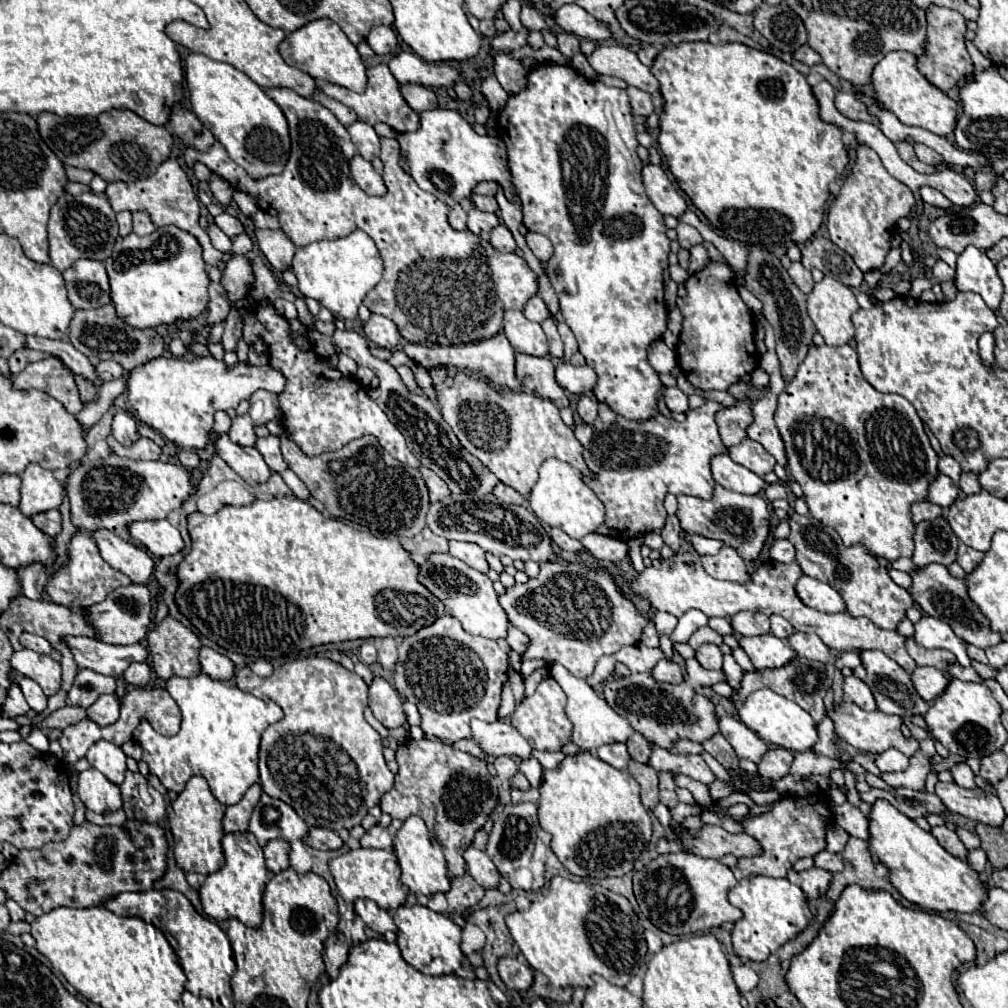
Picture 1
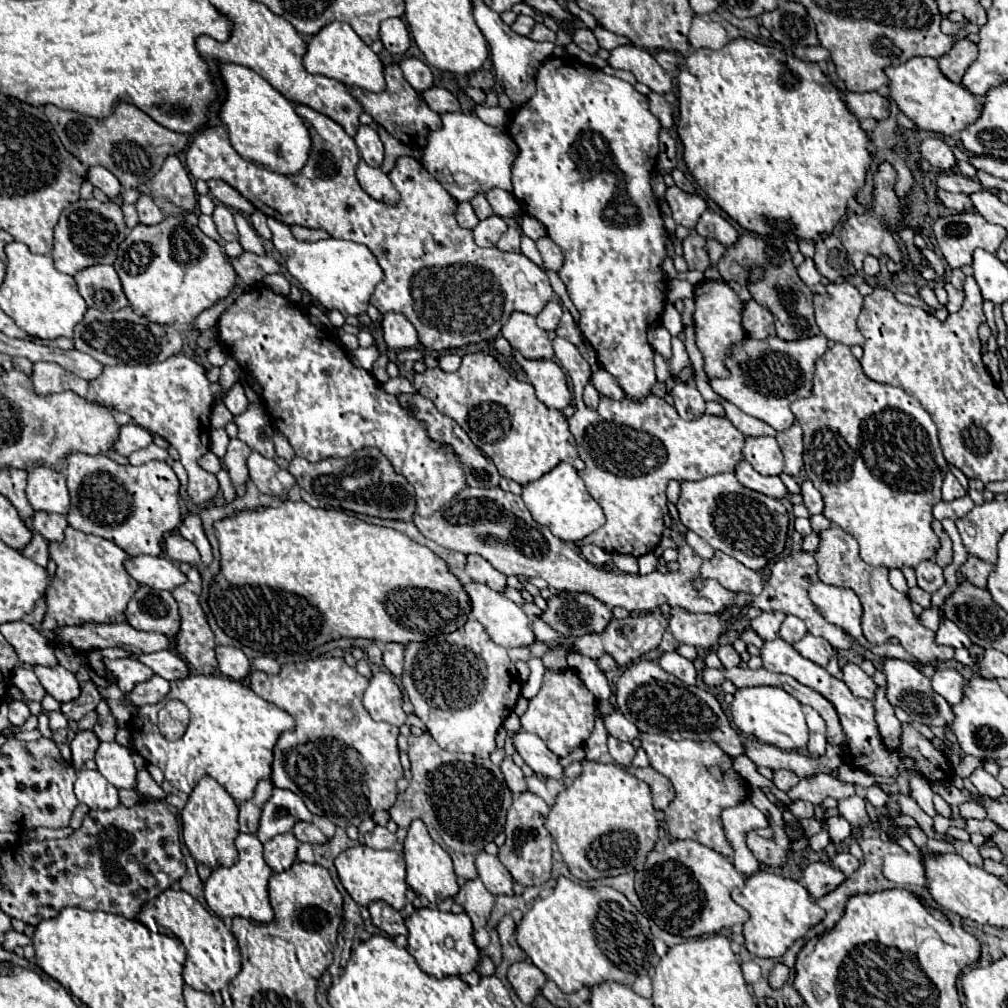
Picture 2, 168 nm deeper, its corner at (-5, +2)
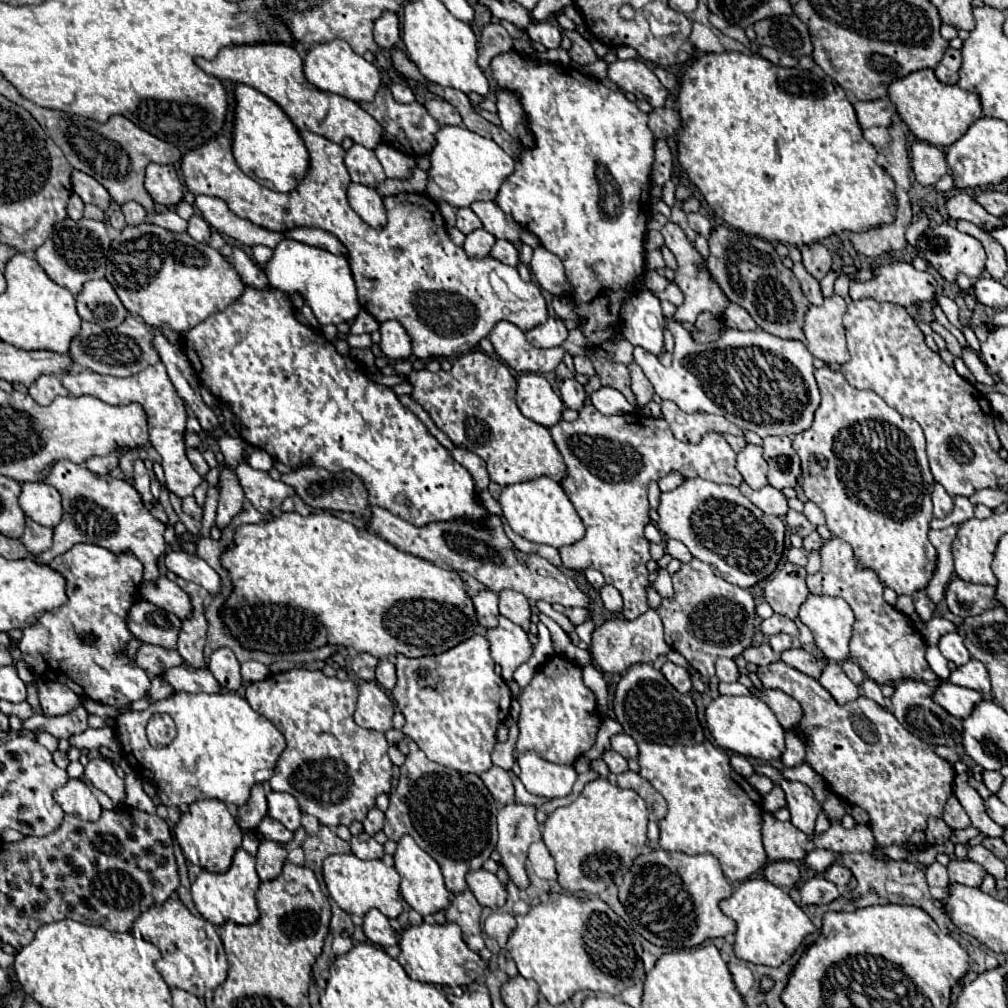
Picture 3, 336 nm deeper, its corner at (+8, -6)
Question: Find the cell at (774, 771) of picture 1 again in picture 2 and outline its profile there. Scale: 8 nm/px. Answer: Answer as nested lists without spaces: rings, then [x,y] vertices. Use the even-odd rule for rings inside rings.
[[[774,770],[774,784],[780,788],[780,790],[788,790],[792,786],[796,786],[800,780],[794,772],[786,772],[786,770]]]

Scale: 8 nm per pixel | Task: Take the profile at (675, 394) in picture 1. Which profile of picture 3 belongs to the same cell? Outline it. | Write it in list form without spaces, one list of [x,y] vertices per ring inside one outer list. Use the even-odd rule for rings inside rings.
[[[663,400],[661,402],[661,410],[663,410],[663,416],[665,416],[667,424],[671,426],[671,432],[681,442],[697,444],[709,432],[743,436],[743,430],[737,428],[735,424],[731,424],[725,416],[715,416],[715,414],[687,414],[677,404],[673,404],[671,400]]]

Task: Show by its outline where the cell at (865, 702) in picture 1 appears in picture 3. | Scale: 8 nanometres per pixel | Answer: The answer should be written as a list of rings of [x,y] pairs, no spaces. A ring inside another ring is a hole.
[[[829,662],[821,676],[819,676],[819,684],[829,690],[829,694],[839,702],[839,704],[847,704],[851,700],[855,700],[859,696],[859,688],[857,684],[853,684],[845,672],[841,670],[841,666],[837,662]]]

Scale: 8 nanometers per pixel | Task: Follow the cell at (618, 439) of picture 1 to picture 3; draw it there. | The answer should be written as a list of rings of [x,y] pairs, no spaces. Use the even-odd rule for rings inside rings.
[[[583,406],[579,410],[579,420],[575,422],[559,422],[551,428],[551,436],[555,446],[559,448],[567,476],[571,476],[577,484],[577,490],[569,494],[569,500],[577,514],[585,524],[585,536],[571,546],[563,546],[559,550],[565,568],[595,568],[605,576],[605,582],[615,586],[623,598],[623,618],[633,620],[649,610],[647,606],[647,588],[651,582],[647,580],[647,560],[649,560],[649,542],[643,536],[643,528],[649,522],[649,502],[647,502],[647,484],[657,480],[671,470],[679,470],[685,478],[703,478],[717,484],[741,486],[743,476],[735,468],[735,452],[727,444],[721,434],[707,434],[699,444],[689,444],[677,440],[667,422],[663,418],[651,418],[647,424],[625,424],[625,418],[637,416],[605,416],[597,412],[593,406]]]

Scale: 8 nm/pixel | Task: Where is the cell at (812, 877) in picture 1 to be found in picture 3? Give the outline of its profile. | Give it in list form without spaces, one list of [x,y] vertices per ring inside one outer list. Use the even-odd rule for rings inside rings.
[[[823,876],[807,880],[799,892],[803,904],[831,904],[839,898],[839,888]]]

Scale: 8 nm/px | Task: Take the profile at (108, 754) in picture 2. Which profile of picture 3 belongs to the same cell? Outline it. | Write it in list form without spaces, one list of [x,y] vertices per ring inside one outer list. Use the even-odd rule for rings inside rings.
[[[103,758],[89,760],[89,764],[85,766],[85,776],[93,782],[97,790],[105,792],[113,802],[125,802],[125,782],[117,776],[113,764],[105,762]]]

